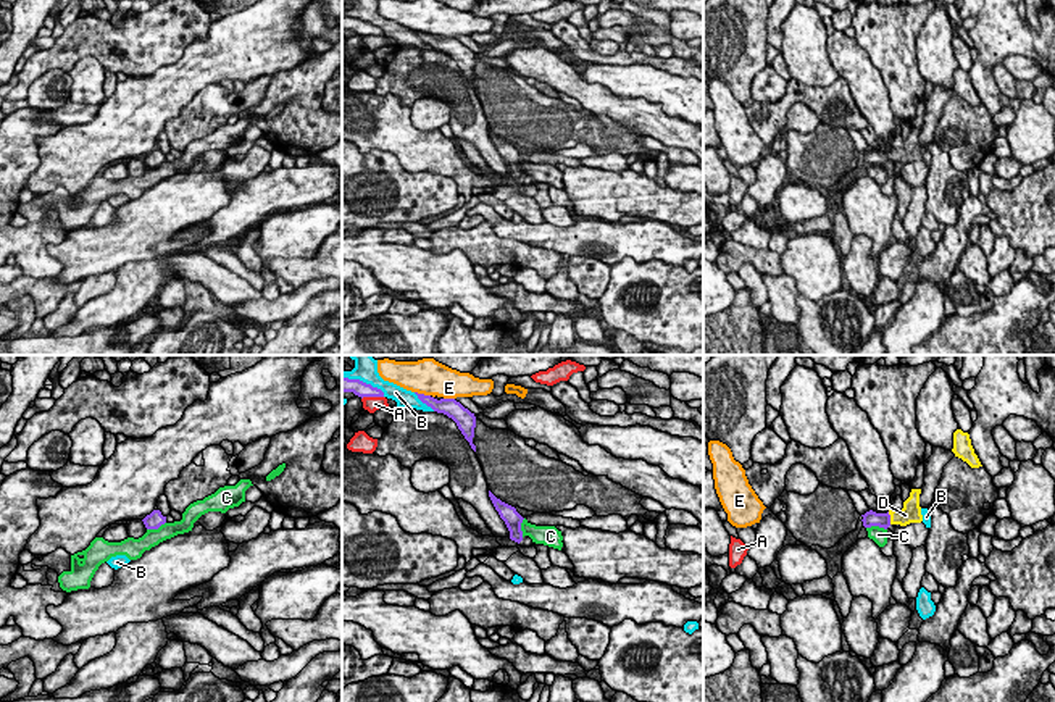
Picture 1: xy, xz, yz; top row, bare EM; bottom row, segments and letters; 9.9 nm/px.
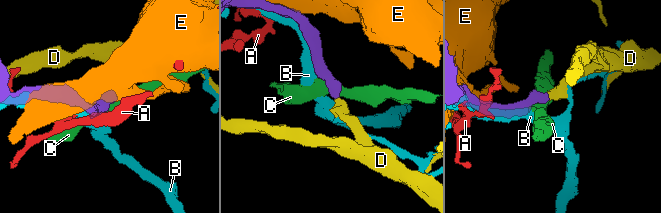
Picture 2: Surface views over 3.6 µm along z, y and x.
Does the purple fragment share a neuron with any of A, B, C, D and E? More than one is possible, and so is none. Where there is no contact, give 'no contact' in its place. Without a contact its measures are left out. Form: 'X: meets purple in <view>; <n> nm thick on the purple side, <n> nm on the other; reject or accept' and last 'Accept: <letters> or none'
A: meets purple in xz; 160 nm thick on the purple side, 160 nm on the other; reject
B: meets purple in xz; 170 nm thick on the purple side, 190 nm on the other; reject
C: meets purple in yz; 160 nm thick on the purple side, 160 nm on the other; reject
D: meets purple in yz; 160 nm thick on the purple side, 190 nm on the other; accept
E: meets purple in xz; 160 nm thick on the purple side, 360 nm on the other; reject
Accept: D

